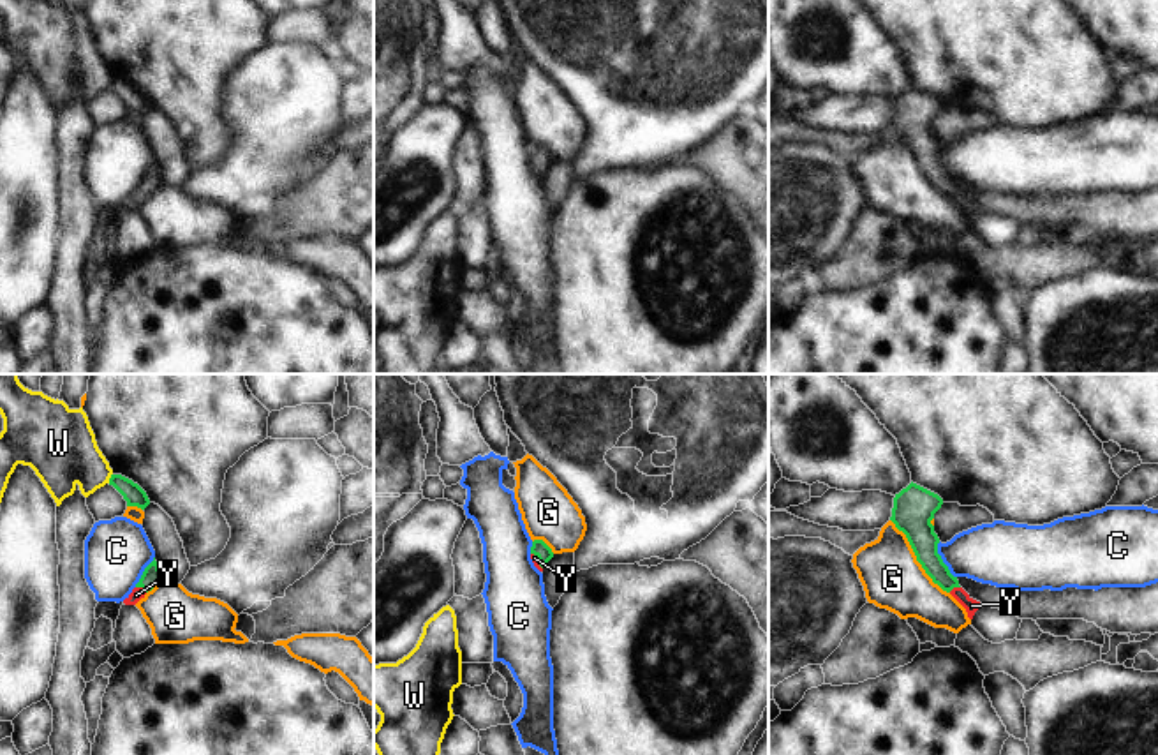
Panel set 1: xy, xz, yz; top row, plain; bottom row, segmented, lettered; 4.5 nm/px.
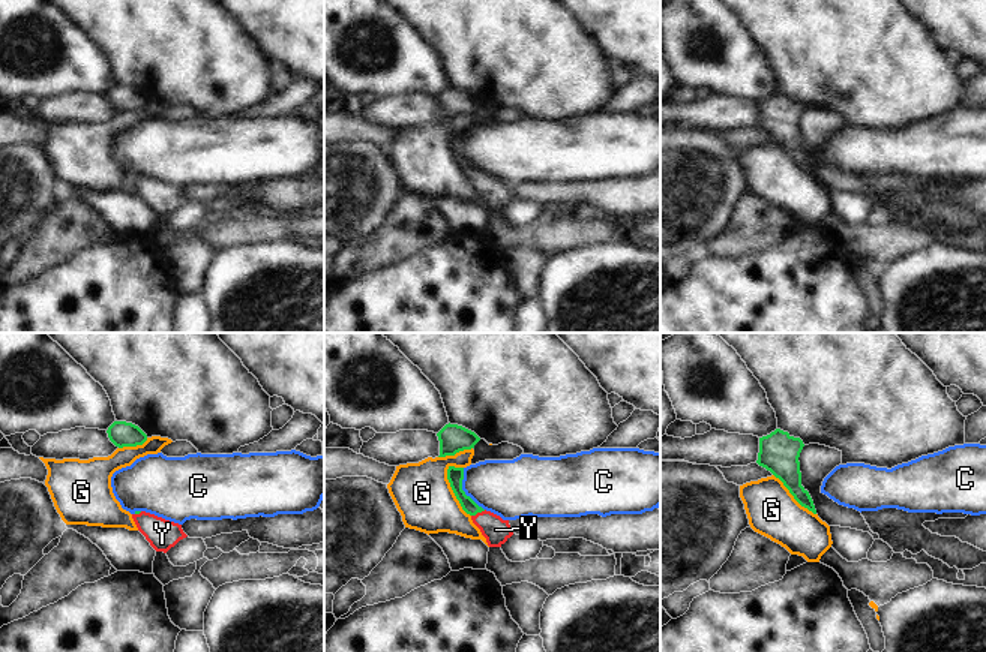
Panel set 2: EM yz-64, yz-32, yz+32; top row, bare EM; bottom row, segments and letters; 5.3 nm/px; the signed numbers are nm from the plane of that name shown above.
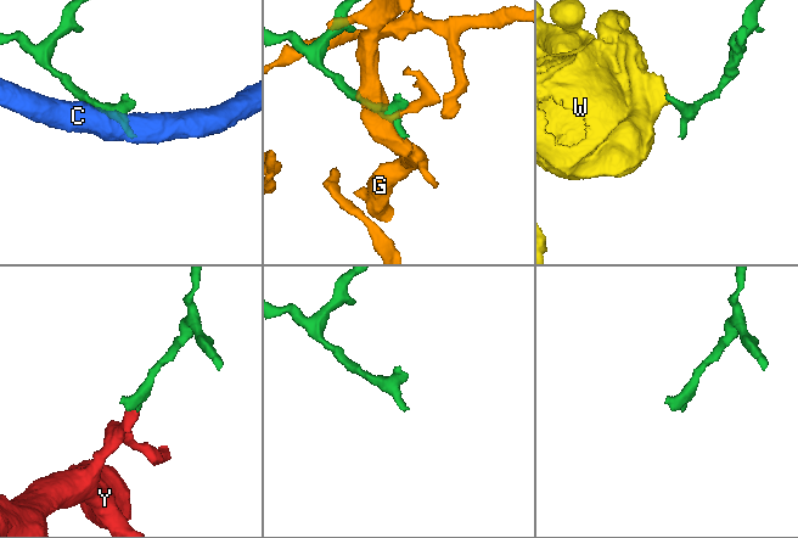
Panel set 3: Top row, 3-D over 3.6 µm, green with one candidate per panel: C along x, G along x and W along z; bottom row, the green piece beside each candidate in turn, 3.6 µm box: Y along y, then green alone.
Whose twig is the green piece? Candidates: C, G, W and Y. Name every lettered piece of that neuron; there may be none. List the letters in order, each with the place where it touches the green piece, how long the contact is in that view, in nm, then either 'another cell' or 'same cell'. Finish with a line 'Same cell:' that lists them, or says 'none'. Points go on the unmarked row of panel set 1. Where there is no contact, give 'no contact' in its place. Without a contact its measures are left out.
C: yz (942, 164) | 190 nm | another cell
G: yz (917, 163) | 440 nm | another cell
W: xy (110, 83) | 50 nm | another cell
Y: xy (141, 191) | 60 nm | same cell
Same cell: Y

